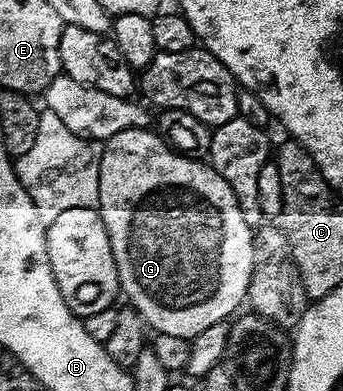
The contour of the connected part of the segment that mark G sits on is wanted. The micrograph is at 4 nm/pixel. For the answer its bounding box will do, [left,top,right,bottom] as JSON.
[96,128,254,339]

